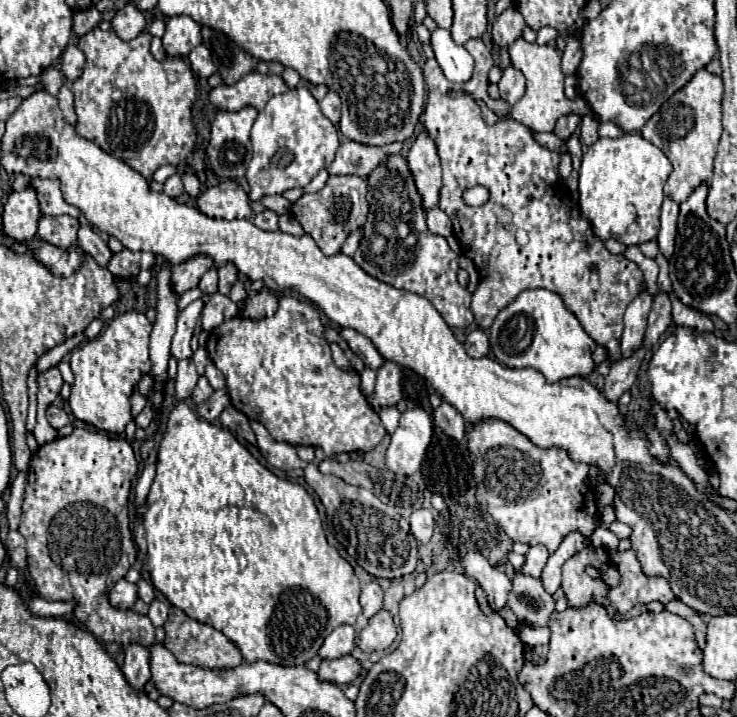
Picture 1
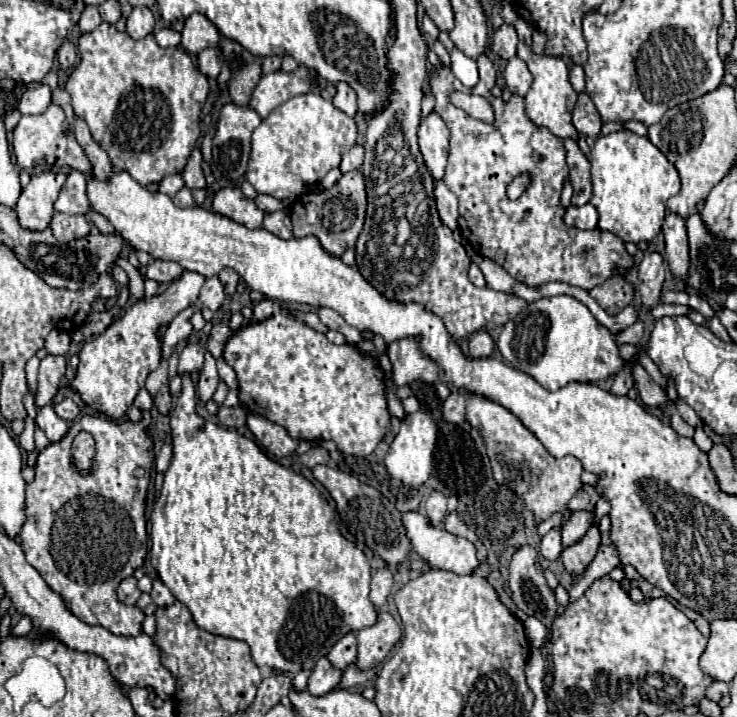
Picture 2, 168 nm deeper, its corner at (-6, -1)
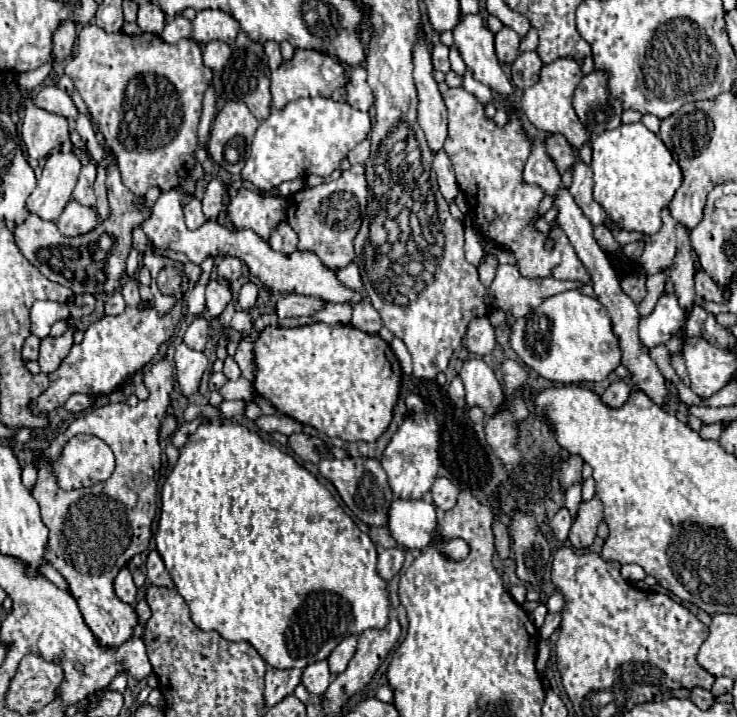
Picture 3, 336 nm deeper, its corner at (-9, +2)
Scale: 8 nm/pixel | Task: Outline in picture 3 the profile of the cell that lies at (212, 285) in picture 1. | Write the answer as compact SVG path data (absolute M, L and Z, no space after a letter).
M211 279L205 289L205 303L207 303L209 315L219 317L229 301L231 301L231 291L227 287L219 285L217 279Z

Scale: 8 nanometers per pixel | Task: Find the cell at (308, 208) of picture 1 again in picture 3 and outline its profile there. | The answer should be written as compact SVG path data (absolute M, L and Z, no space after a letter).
M351 165L349 171L337 181L323 183L319 187L307 187L289 197L287 223L299 237L299 251L313 251L327 269L341 269L349 265L355 257L353 239L361 227L361 219L365 213L365 197L367 197L367 181L363 173L363 165Z

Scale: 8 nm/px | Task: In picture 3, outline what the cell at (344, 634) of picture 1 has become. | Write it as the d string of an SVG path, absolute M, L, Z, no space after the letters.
M351 635L351 637L345 637L335 649L333 653L329 655L329 669L333 675L339 675L347 669L351 657L355 655L355 647L357 647L357 635Z

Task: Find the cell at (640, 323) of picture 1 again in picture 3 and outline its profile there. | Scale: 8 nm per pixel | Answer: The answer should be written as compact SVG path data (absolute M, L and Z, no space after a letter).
M669 207L661 211L663 227L649 235L645 241L645 251L639 259L639 269L647 275L657 273L659 269L667 269L675 257L675 227L677 221L671 217Z

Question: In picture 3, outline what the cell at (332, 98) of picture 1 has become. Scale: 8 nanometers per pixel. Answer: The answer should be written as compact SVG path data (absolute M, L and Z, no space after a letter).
M357 65L349 73L349 83L347 83L347 101L353 109L359 111L369 111L373 105L373 91L369 89L367 83L367 71L363 65Z

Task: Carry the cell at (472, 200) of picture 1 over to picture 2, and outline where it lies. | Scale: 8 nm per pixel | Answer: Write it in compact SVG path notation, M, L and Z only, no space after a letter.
M442 180L436 184L434 196L436 196L436 208L438 208L442 224L446 224L450 230L456 230L458 228L458 198L446 188Z

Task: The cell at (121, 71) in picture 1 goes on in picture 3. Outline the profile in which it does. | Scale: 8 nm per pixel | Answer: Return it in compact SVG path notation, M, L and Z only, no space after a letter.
M87 23L77 35L75 53L65 61L65 75L73 79L75 89L81 93L93 119L99 123L101 133L117 155L119 171L127 189L135 195L143 195L151 187L171 191L193 171L195 149L199 143L197 127L201 101L211 83L211 69L203 65L197 41L181 39L175 45L169 45L153 33L131 37L123 31L105 33L95 23Z

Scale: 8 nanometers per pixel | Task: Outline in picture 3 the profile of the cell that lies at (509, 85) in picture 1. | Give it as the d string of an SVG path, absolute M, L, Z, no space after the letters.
M525 51L521 53L515 63L511 65L511 81L519 89L529 89L539 81L539 71L541 71L541 57L537 51Z

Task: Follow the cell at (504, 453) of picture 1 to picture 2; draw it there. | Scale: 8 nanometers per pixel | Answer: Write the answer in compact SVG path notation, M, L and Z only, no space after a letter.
M468 394L468 406L466 406L466 420L472 428L476 428L486 444L486 452L490 458L492 474L496 484L506 486L510 492L514 492L518 498L522 498L524 506L534 514L534 522L540 524L548 520L552 514L562 514L562 526L570 520L568 502L572 496L582 488L580 474L582 464L576 462L574 456L554 458L546 452L546 448L540 444L540 440L504 406L490 402L482 396Z

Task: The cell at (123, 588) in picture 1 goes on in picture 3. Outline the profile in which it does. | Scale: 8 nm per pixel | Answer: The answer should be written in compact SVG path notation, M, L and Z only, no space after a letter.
M123 567L117 577L115 577L115 593L117 597L123 601L123 603L129 603L133 605L135 599L137 599L137 587L133 583L133 577L131 577L131 571L127 567Z

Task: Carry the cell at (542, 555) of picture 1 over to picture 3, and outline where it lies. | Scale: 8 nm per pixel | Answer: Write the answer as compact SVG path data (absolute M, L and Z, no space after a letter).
M561 507L561 509L555 513L555 517L553 517L553 521L551 521L551 527L553 527L553 533L555 533L555 537L557 537L559 541L565 541L565 539L567 539L567 533L569 533L569 529L571 529L571 515L569 515L567 507Z

